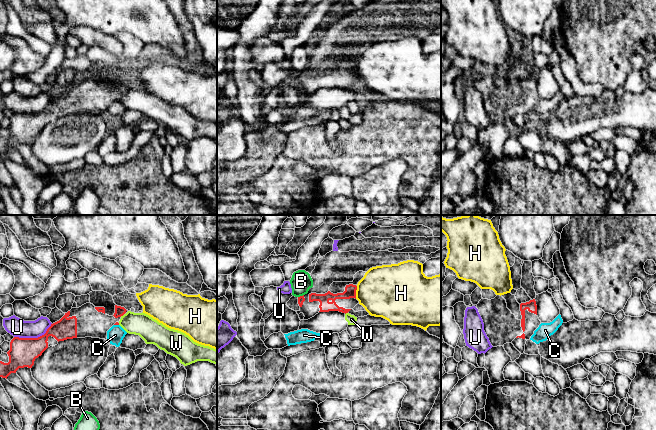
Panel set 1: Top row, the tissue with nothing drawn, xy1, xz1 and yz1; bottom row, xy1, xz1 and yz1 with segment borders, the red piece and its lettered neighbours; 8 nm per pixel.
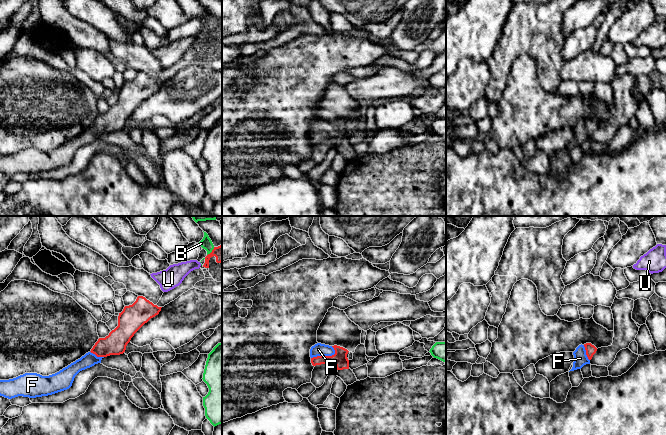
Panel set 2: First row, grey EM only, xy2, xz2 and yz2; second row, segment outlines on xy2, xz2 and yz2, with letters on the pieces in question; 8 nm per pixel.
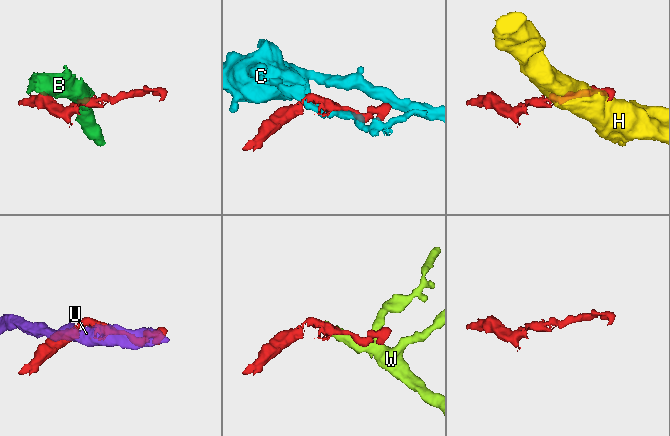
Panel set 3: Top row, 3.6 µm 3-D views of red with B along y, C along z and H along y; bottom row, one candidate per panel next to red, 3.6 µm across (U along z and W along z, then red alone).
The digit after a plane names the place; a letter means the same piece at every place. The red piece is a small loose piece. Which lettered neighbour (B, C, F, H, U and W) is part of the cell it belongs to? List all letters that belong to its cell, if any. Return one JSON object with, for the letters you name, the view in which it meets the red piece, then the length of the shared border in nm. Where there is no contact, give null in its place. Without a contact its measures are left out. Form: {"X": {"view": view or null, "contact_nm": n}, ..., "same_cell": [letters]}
{"F": {"view": "xz2", "contact_nm": 220}, "same_cell": ["F"]}

